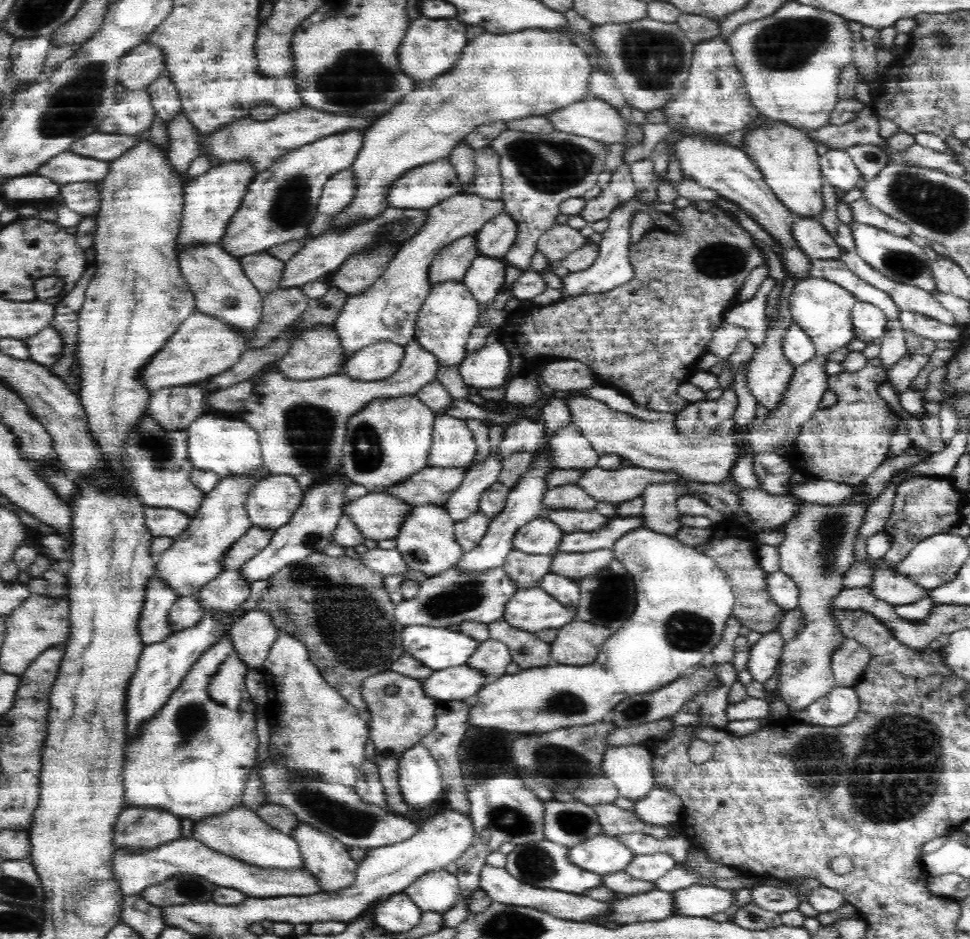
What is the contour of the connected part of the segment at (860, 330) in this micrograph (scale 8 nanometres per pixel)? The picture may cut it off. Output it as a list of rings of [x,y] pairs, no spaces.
[[[858,301],[852,309],[854,333],[856,339],[865,343],[873,343],[874,339],[881,339],[888,330],[887,316],[874,304]]]

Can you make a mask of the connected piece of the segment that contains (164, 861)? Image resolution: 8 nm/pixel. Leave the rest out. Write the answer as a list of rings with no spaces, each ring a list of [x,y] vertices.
[[[180,837],[177,841],[160,848],[150,849],[146,853],[126,852],[126,849],[115,849],[113,856],[114,878],[118,879],[119,889],[124,896],[140,895],[142,890],[154,884],[162,884],[176,874],[194,874],[216,882],[220,886],[241,890],[248,897],[289,897],[304,896],[323,892],[320,879],[305,870],[280,870],[279,868],[260,868],[246,864],[227,854],[208,848],[194,837]]]

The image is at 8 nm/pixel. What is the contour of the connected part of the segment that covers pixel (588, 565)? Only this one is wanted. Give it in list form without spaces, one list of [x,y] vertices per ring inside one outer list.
[[[610,548],[586,552],[557,552],[553,555],[550,571],[563,577],[579,580],[608,566],[614,559],[614,551]]]

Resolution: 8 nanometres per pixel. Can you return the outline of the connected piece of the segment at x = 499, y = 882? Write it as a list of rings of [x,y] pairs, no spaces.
[[[484,864],[482,872],[480,872],[480,888],[490,897],[491,902],[500,902],[502,904],[510,904],[511,906],[529,906],[536,908],[542,912],[547,912],[571,921],[592,920],[592,918],[602,918],[608,910],[610,903],[594,899],[590,894],[579,895],[576,893],[554,890],[552,888],[530,886],[530,883],[524,883],[520,879],[516,879],[505,867],[490,866]]]

